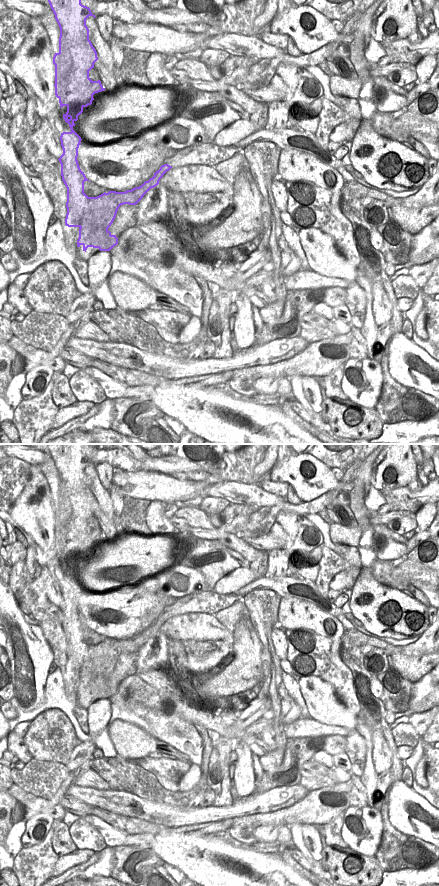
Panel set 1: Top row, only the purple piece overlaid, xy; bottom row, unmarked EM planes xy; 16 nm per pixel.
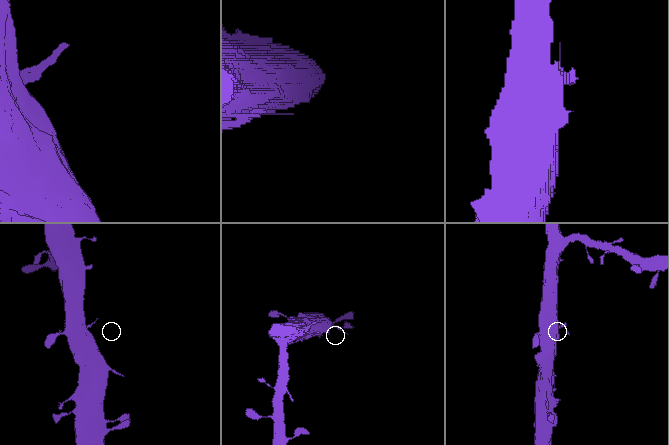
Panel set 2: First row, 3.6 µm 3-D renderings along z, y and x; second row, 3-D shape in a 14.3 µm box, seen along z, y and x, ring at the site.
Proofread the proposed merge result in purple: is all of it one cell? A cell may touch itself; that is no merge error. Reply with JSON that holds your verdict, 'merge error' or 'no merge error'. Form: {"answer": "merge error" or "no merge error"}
{"answer": "merge error"}

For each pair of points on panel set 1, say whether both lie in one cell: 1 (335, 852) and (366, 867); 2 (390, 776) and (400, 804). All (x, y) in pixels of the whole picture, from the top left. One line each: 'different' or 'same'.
1: same
2: different

